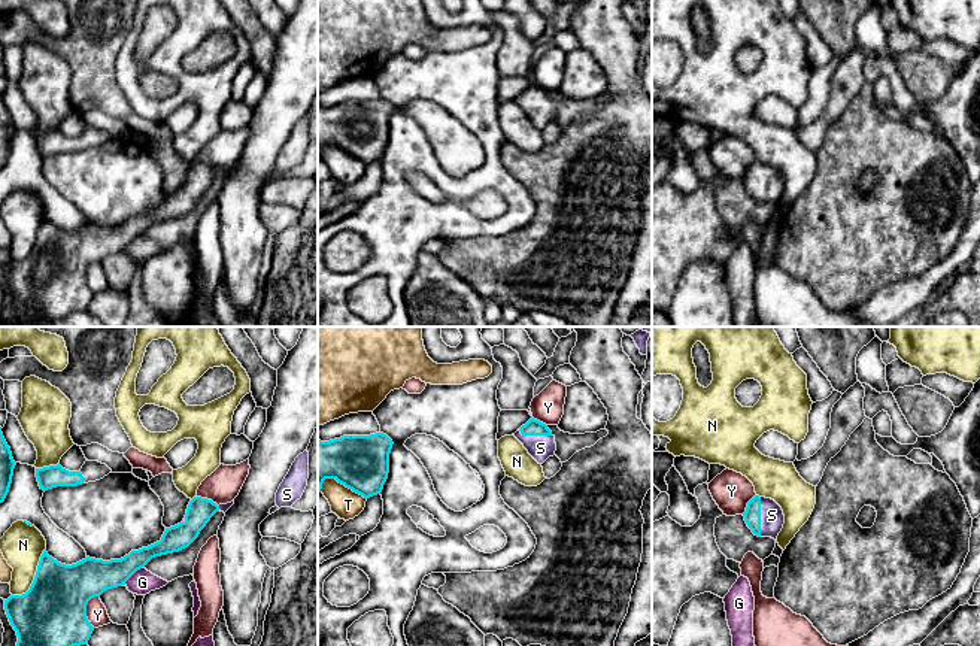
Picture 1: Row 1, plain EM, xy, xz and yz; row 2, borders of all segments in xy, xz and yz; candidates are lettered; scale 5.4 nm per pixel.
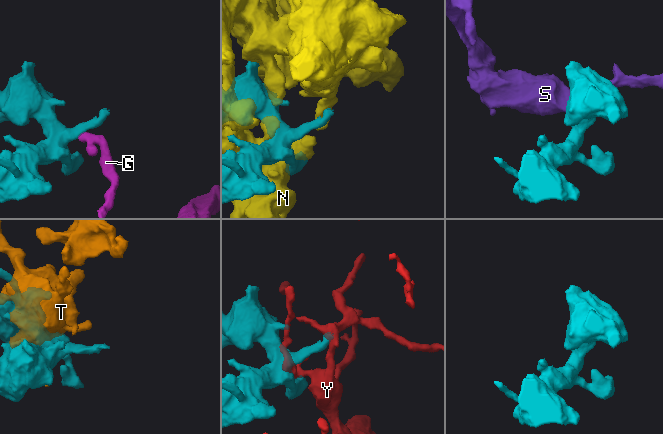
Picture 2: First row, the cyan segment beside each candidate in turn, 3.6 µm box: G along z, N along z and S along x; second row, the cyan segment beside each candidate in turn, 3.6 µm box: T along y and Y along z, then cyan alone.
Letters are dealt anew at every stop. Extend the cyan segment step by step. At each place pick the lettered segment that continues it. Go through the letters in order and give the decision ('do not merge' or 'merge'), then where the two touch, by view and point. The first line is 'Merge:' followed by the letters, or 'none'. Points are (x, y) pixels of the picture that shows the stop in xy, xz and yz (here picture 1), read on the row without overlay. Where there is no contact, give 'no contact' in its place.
Merge: S
G: do not merge; meets cyan in xy at (133, 239)
N: do not merge; meets cyan in xy at (35, 242)
S: merge; meets cyan in yz at (759, 182)
T: do not merge; meets cyan in xz at (343, 149)
Y: do not merge; meets cyan in xy at (85, 275)

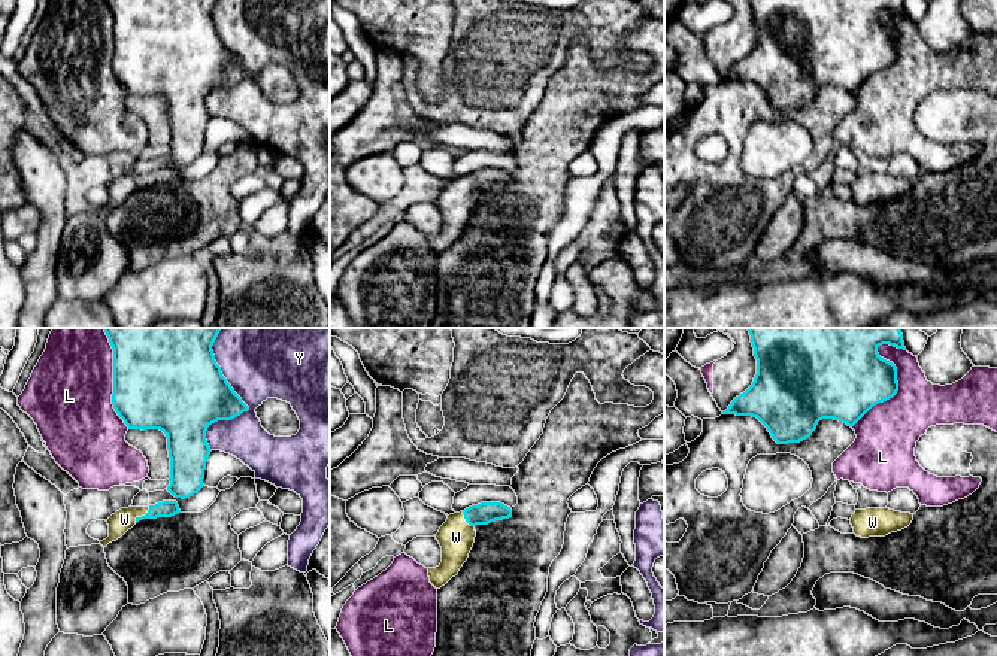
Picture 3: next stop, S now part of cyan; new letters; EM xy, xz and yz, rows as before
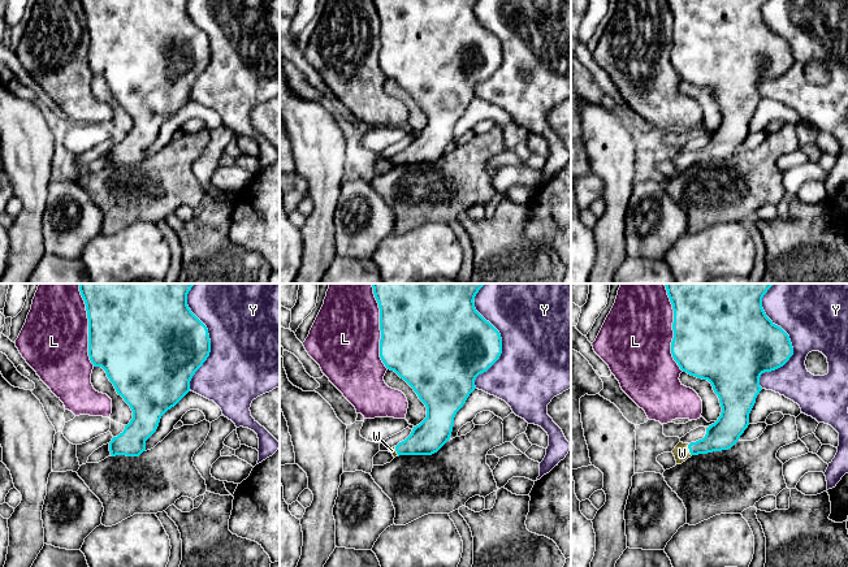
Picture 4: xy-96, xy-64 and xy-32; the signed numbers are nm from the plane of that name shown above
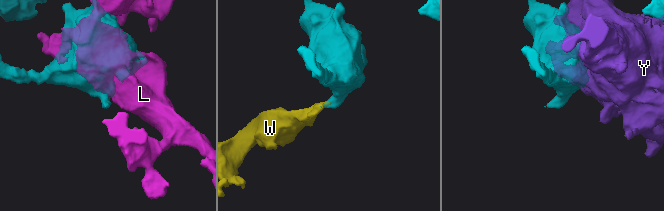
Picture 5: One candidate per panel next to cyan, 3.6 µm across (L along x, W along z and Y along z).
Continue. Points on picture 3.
Merge: W
L: do not merge; meets cyan in yz at (896, 43)
W: merge; meets cyan in xy at (142, 182)
Y: do not merge; meets cyan in xy at (244, 69)

